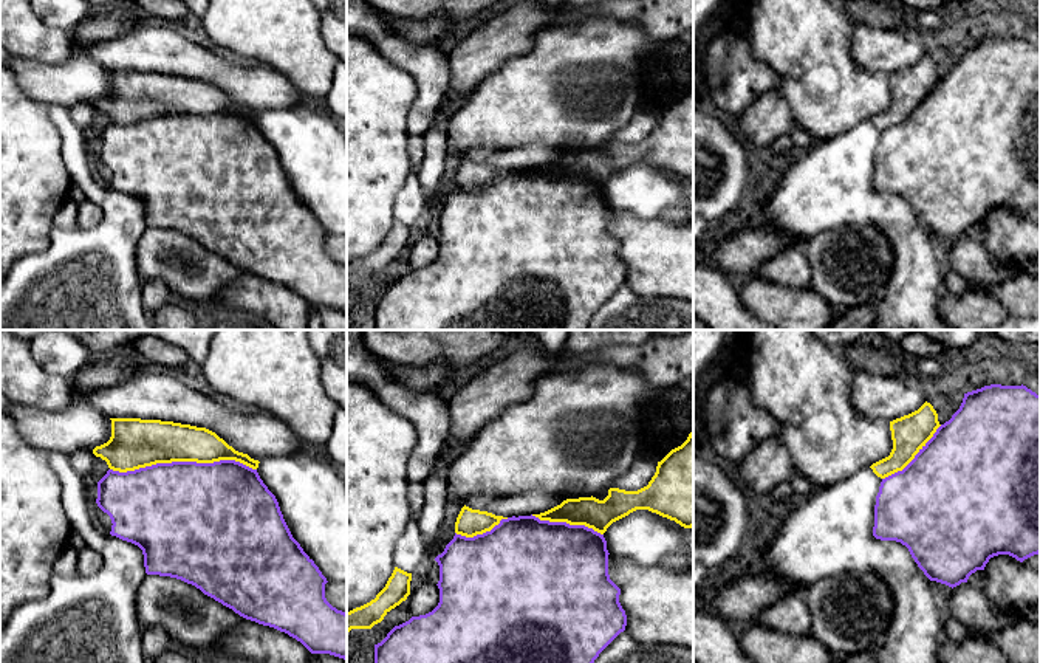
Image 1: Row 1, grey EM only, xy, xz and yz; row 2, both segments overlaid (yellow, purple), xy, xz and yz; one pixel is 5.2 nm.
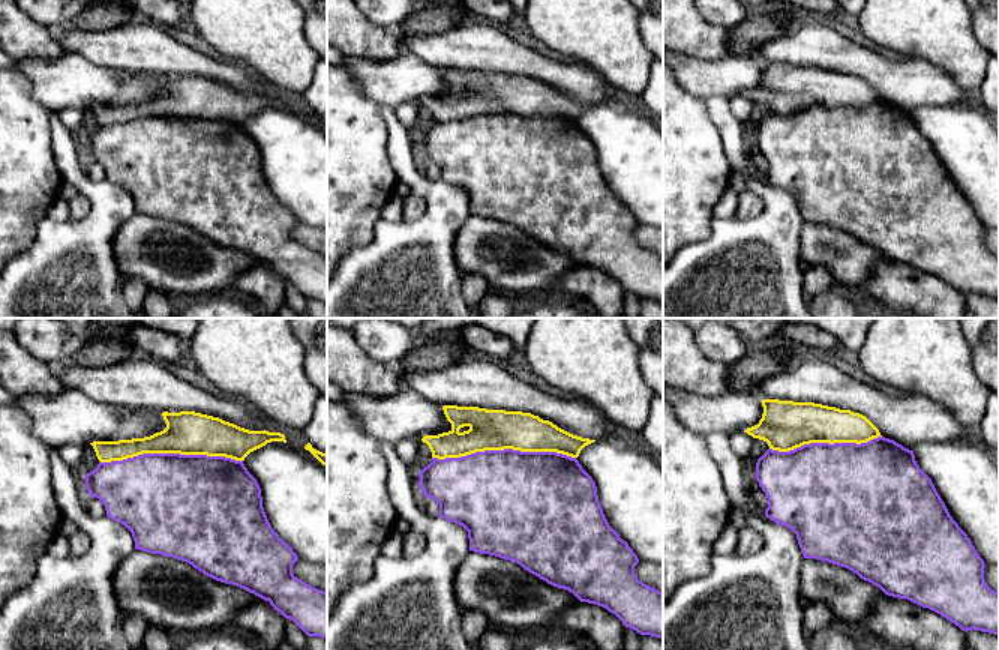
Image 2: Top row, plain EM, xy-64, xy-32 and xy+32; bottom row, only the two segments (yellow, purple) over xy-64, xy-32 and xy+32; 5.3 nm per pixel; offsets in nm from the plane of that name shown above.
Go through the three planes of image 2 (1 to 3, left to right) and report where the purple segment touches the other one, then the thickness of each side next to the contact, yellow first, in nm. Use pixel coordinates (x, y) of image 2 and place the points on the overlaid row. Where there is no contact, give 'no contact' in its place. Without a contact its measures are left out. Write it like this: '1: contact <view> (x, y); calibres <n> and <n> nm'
1: contact xy-64 (170, 452); calibres 240 and 500 nm
2: contact xy-32 (503, 449); calibres 220 and 500 nm
3: contact xy+32 (825, 442); calibres 260 and 480 nm

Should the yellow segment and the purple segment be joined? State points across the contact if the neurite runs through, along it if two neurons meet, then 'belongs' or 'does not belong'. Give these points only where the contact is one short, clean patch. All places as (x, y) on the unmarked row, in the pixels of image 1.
belongs

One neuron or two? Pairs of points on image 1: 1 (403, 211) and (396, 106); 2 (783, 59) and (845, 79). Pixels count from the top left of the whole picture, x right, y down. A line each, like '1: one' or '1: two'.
1: two
2: one

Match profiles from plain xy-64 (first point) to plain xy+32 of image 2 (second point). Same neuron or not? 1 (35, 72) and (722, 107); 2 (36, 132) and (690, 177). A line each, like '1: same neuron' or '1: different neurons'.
1: different neurons
2: same neuron

